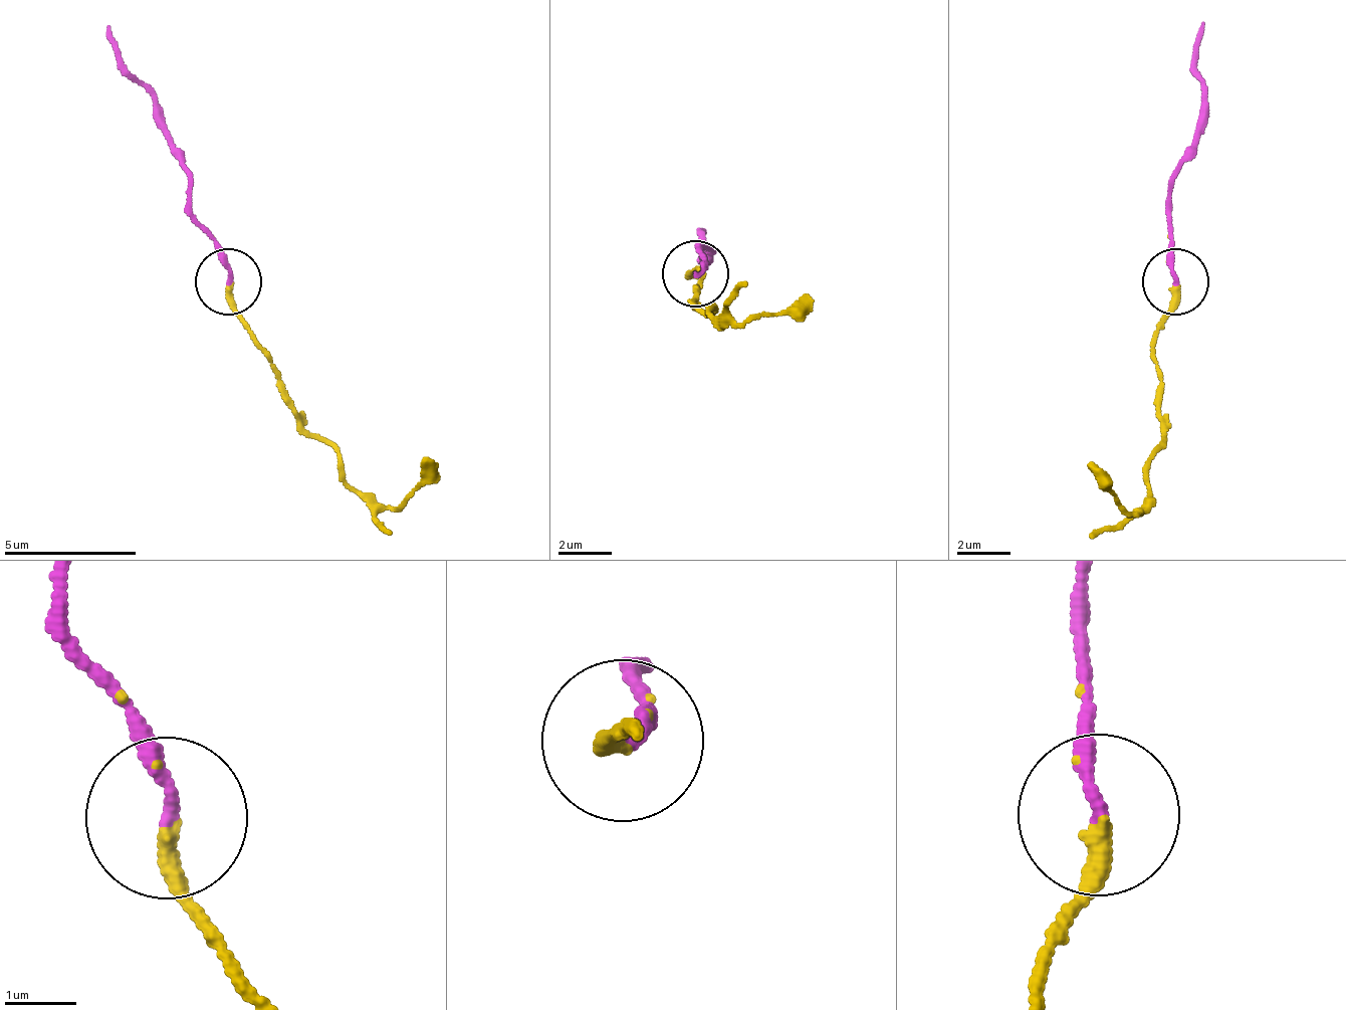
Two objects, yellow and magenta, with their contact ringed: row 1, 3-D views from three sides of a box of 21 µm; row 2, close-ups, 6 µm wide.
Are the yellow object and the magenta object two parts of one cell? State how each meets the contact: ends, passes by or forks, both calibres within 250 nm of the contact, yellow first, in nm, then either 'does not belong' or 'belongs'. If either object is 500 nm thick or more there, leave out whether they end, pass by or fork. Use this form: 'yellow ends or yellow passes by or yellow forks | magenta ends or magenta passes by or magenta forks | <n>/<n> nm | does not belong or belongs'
yellow ends | magenta ends | 280/180 nm | belongs

